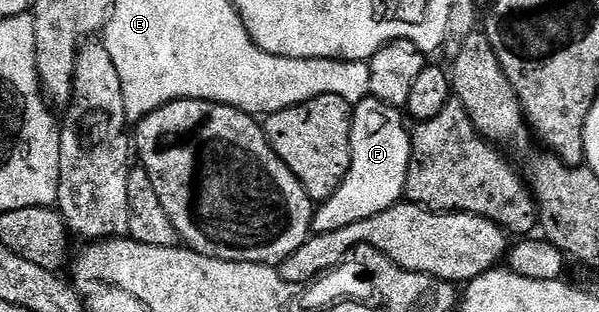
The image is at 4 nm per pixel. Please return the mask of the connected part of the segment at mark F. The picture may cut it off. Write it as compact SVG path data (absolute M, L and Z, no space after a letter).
M370 96L364 102L354 103L351 116L351 163L349 164L349 172L345 176L345 180L341 180L337 192L333 192L333 196L329 196L324 202L318 203L315 219L311 221L311 228L314 233L324 234L325 232L337 232L337 228L349 228L349 224L369 220L404 201L403 189L411 159L412 131L409 126L407 130L402 117L404 118L404 115L396 107Z

